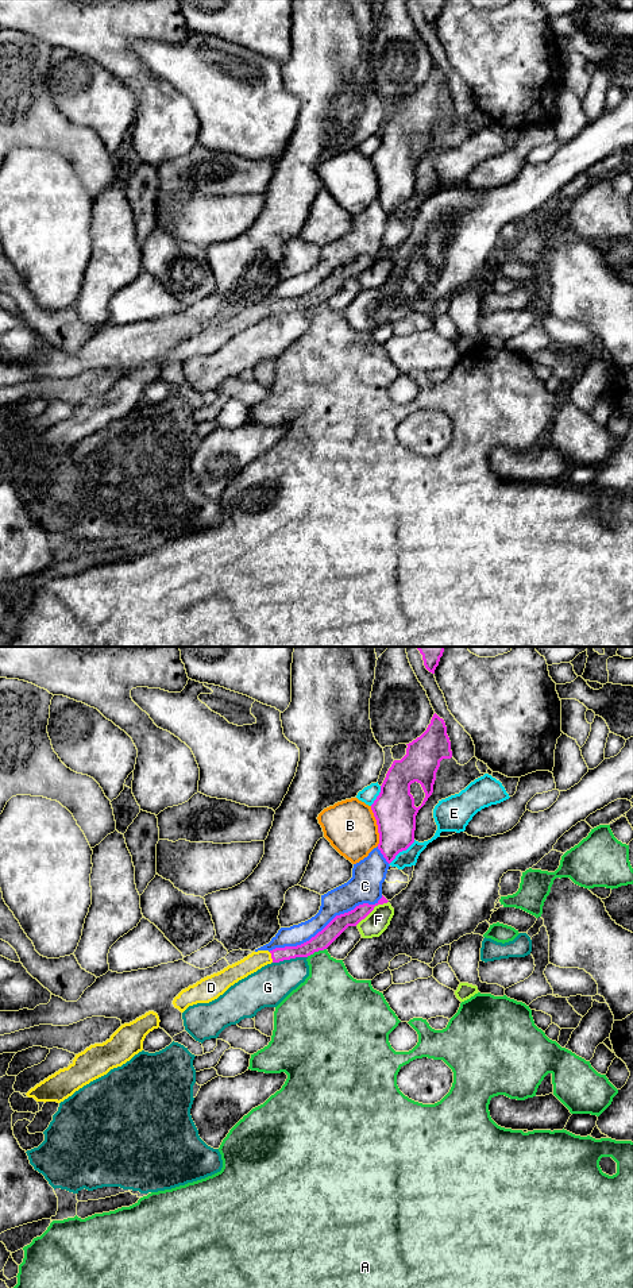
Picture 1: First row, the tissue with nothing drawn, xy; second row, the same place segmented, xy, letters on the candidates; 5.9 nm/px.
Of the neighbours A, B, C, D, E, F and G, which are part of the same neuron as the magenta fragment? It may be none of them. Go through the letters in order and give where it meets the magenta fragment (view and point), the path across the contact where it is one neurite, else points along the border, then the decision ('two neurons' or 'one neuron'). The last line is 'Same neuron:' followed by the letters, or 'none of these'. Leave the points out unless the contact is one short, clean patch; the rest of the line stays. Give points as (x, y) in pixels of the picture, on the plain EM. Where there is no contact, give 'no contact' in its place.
A: contact xy (316, 303); two neurons
B: contact xy (378, 178); two neurons
C: contact xy (327, 277); two neurons
D: contact xy (271, 309); way xy (308, 300), (278, 305), (271, 309), (261, 309), (254, 313); one neuron
E: contact xy (401, 203); two neurons
F: contact xy (371, 262); two neurons
G: contact xy (289, 311); two neurons
Same neuron: D

